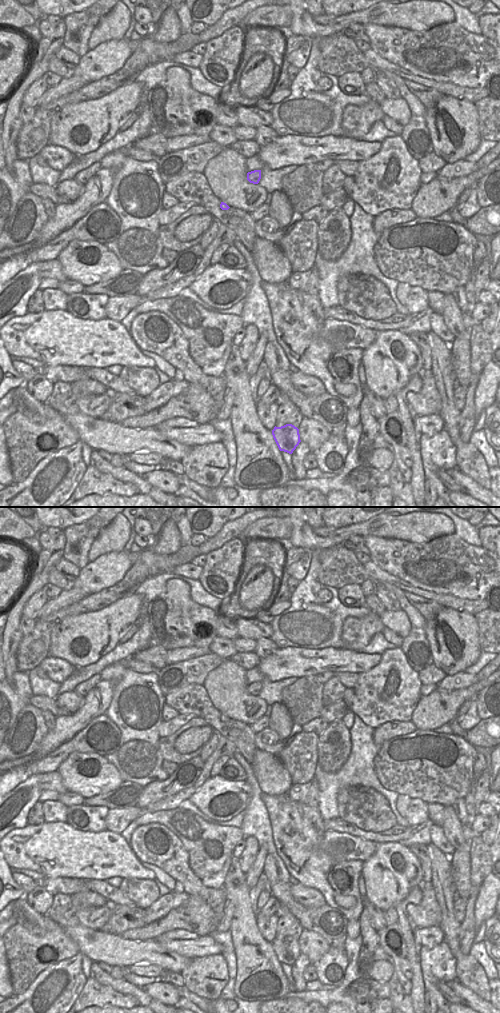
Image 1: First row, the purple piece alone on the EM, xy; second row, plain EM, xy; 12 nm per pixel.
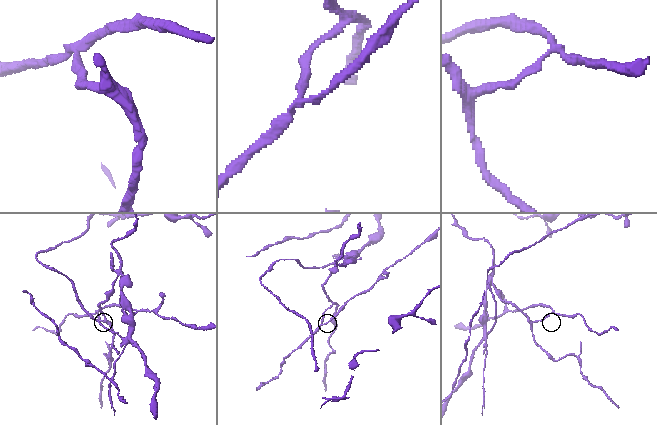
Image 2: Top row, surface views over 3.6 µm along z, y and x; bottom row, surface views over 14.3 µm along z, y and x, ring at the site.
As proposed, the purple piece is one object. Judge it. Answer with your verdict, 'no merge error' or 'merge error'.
merge error

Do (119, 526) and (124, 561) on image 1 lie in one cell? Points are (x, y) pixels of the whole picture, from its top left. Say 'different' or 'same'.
different

